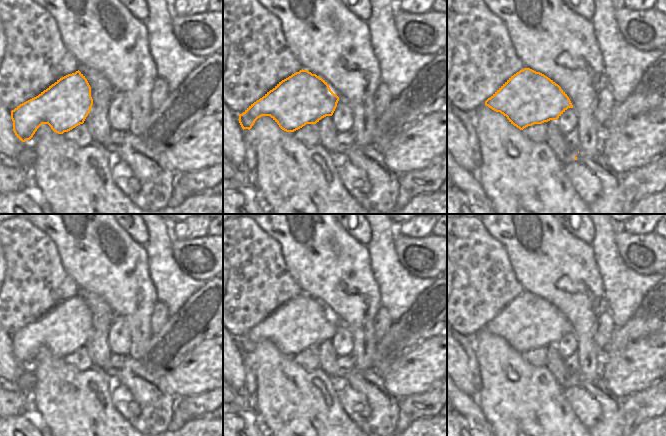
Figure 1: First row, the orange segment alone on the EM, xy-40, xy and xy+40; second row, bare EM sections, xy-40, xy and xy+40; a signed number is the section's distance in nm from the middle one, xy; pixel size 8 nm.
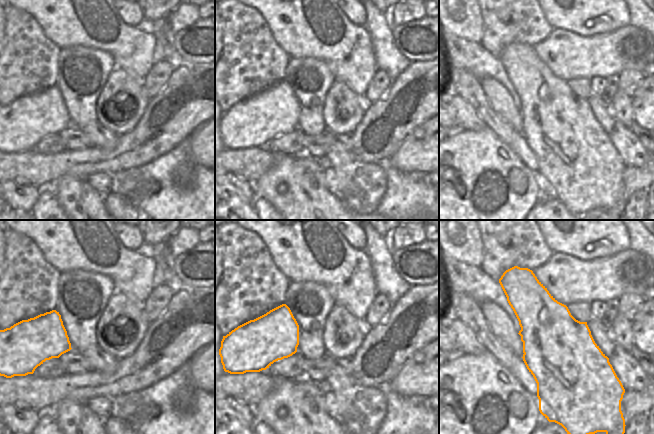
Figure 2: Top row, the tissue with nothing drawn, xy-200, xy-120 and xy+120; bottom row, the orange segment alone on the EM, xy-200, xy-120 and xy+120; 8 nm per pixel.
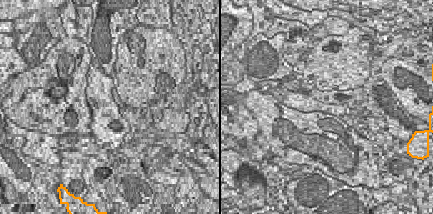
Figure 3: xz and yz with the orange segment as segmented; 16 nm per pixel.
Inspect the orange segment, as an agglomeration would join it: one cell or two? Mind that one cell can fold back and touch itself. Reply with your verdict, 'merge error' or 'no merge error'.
merge error

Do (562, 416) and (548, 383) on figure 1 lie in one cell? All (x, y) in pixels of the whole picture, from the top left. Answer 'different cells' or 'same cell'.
same cell

